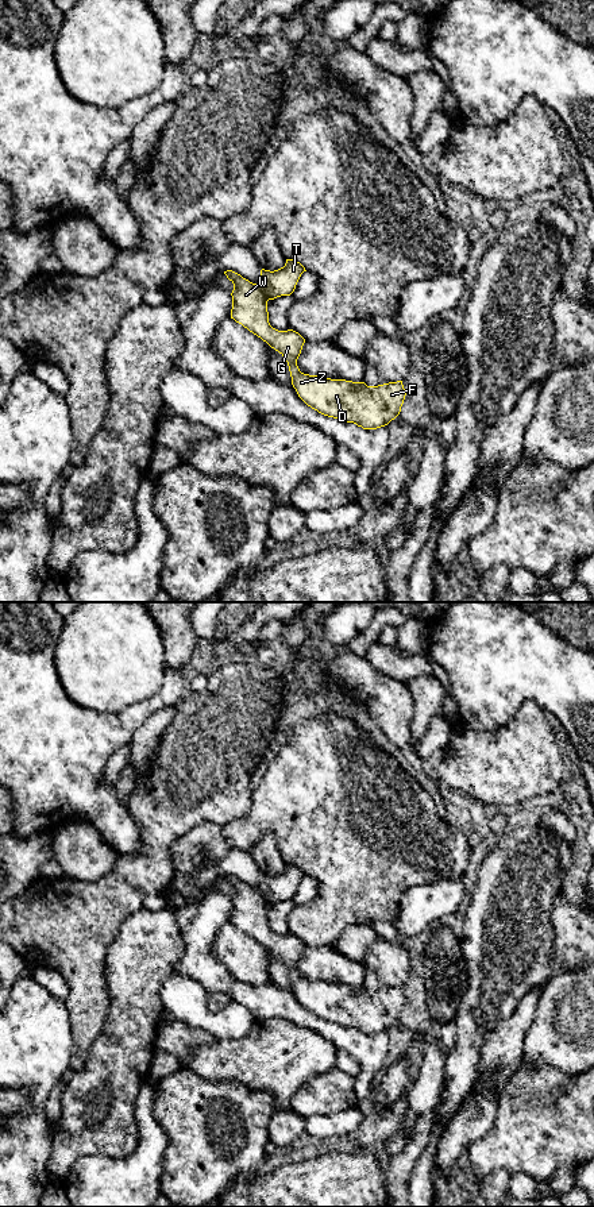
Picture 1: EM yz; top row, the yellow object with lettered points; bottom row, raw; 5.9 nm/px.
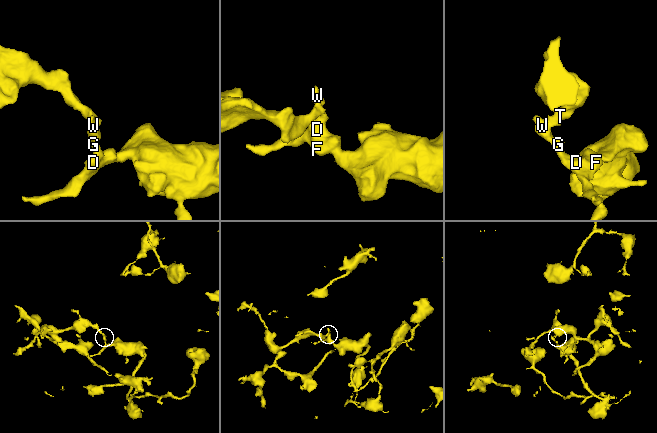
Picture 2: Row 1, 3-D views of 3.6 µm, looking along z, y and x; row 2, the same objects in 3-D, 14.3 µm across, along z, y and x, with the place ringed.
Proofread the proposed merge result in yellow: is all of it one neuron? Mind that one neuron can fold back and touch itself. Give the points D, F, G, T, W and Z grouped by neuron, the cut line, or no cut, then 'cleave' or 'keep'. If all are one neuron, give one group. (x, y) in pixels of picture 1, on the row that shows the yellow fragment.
D F G W Z / T; cut in yz along (259, 284), (267, 300); cleave

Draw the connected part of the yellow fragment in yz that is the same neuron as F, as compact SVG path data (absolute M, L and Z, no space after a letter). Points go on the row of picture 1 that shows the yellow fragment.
M232 270L224 274L234 284L231 319L285 358L292 385L308 406L363 429L385 427L400 414L406 396L402 381L367 386L364 382L301 373L297 359L305 339L293 329L278 331L270 325L269 300L261 284L252 284Z

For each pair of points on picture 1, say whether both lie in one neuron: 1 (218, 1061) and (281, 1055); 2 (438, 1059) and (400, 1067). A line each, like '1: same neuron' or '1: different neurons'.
1: same neuron
2: different neurons

